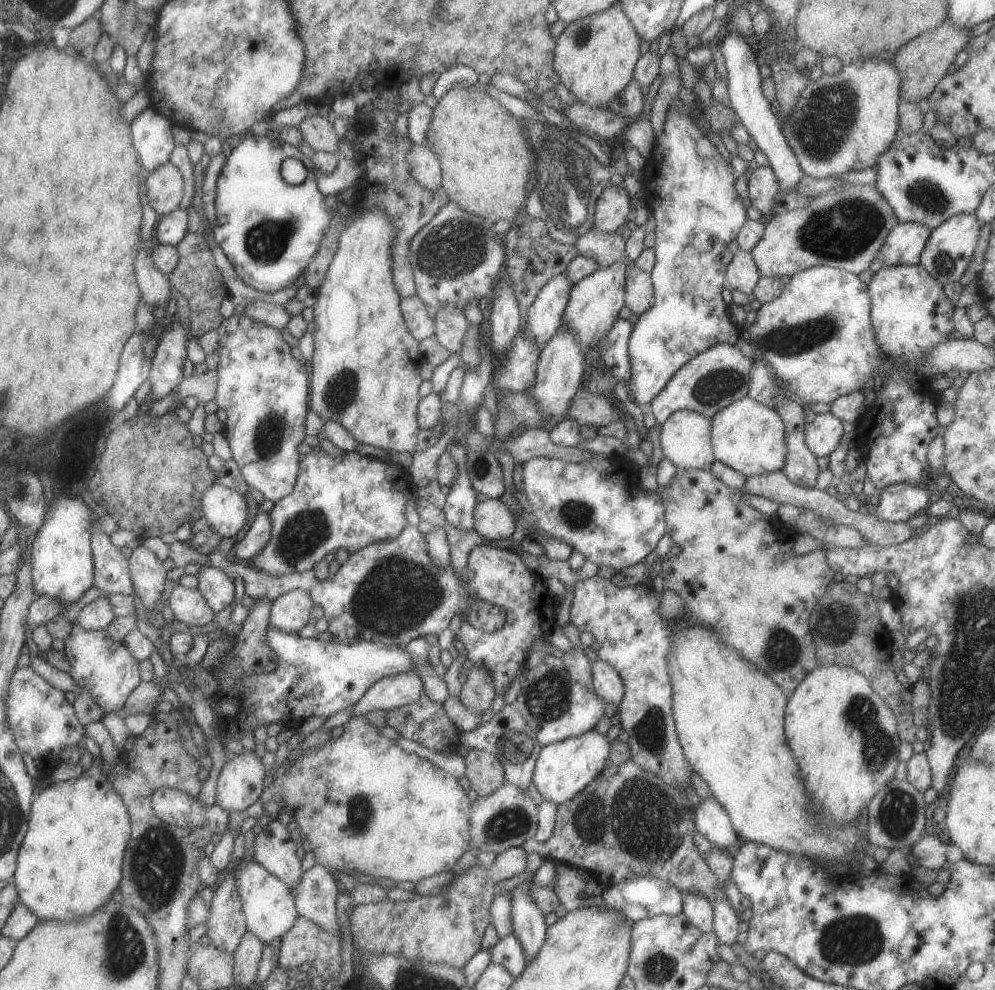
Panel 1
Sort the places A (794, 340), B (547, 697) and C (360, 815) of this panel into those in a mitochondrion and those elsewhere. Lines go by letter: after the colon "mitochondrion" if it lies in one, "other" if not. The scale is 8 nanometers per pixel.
A: mitochondrion
B: mitochondrion
C: mitochondrion

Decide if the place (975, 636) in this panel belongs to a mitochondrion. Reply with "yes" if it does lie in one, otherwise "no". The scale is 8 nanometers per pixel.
yes

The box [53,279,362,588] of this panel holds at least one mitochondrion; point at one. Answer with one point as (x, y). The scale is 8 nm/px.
(301, 535)

